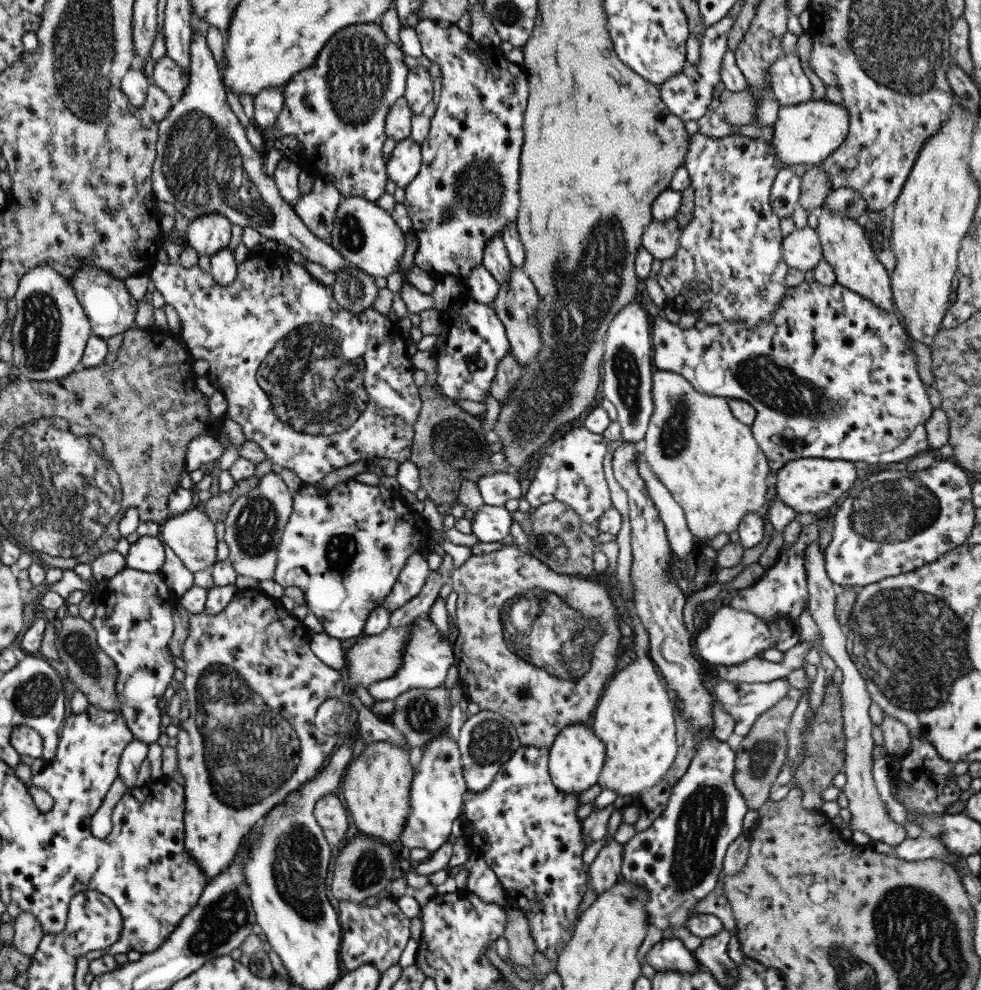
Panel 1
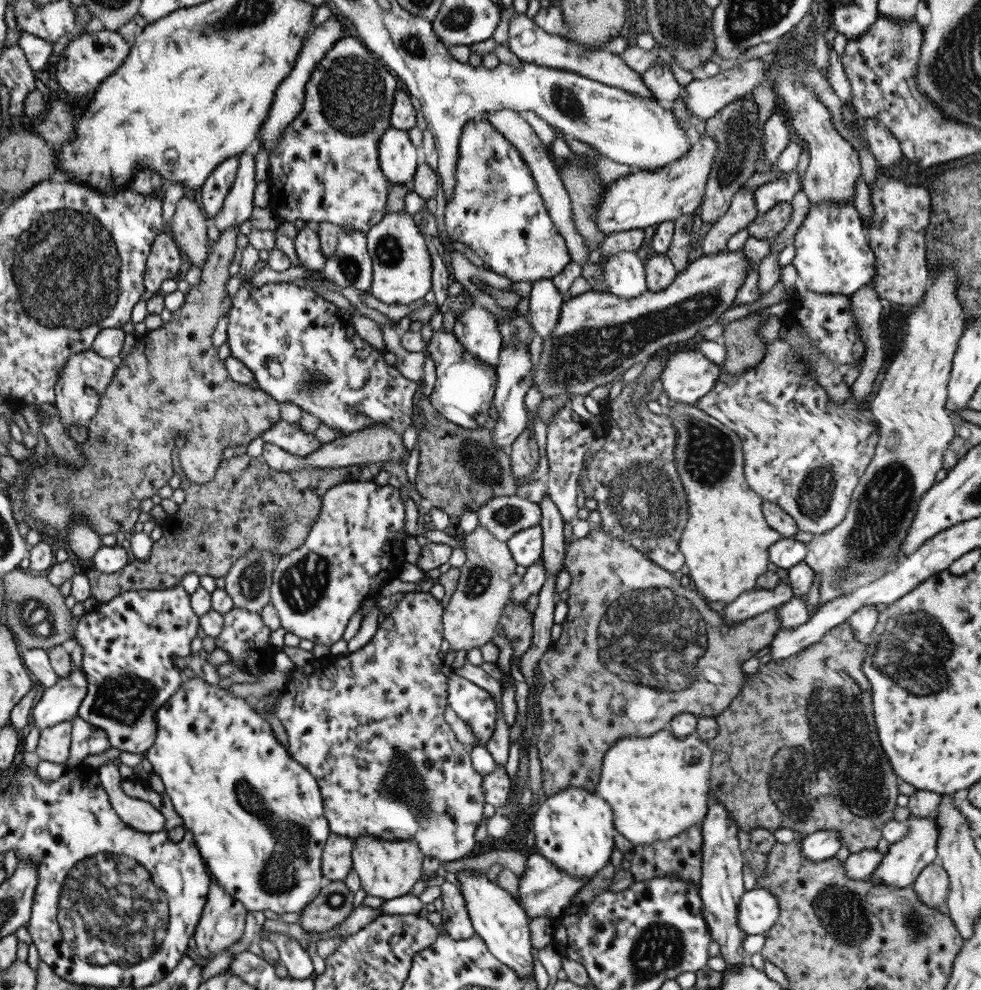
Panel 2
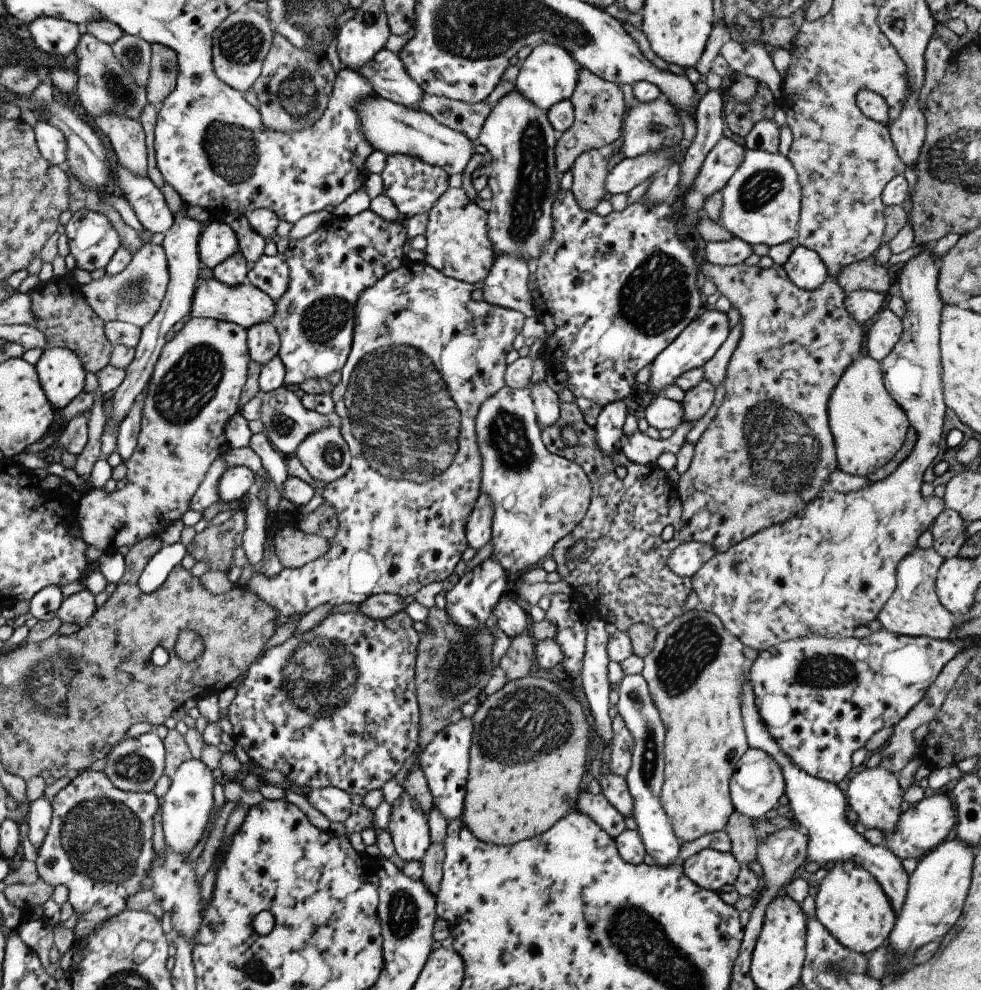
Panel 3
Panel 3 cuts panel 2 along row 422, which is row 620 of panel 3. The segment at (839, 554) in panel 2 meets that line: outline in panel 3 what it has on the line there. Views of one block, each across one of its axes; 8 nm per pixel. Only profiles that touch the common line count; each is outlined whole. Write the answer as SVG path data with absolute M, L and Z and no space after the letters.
M916 546L898 563L896 590L879 610L877 616L882 628L895 635L927 636L940 640L952 637L951 632L956 624L954 616L943 607L936 592L937 574L944 561L945 558L938 554L933 546L930 548Z

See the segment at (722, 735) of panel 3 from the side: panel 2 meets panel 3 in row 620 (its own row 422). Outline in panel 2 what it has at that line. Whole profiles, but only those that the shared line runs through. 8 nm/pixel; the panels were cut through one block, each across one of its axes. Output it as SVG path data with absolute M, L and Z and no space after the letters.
M669 399L669 409L665 413L671 418L676 431L675 467L686 492L690 513L679 544L685 559L684 571L694 580L695 591L706 601L728 605L744 592L752 592L758 588L757 578L768 572L768 548L782 539L782 536L766 523L762 510L763 498L749 487L745 479L741 438L730 427L707 415L697 405Z

